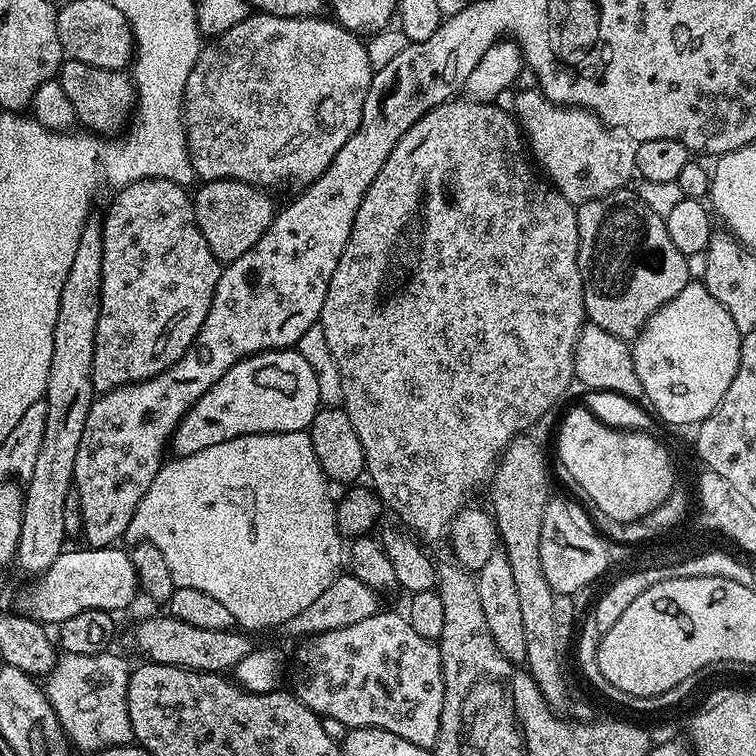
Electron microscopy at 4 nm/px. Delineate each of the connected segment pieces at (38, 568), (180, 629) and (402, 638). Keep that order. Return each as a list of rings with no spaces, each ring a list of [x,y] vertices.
[[[89,219],[84,225],[82,234],[78,238],[78,251],[74,253],[74,263],[70,265],[70,274],[66,274],[66,283],[62,286],[62,302],[58,306],[58,322],[54,322],[54,358],[50,358],[50,378],[46,382],[46,390],[42,403],[46,406],[46,422],[44,423],[44,433],[42,434],[42,446],[38,450],[38,459],[34,462],[34,474],[26,481],[24,488],[24,509],[22,510],[22,534],[18,538],[16,547],[15,563],[20,563],[20,568],[24,572],[29,572],[29,577],[35,578],[40,573],[45,572],[58,558],[60,553],[65,551],[66,527],[65,527],[65,503],[66,494],[74,486],[74,458],[78,458],[78,446],[82,442],[82,430],[86,430],[86,414],[90,414],[90,406],[94,399],[94,389],[92,386],[92,367],[94,366],[94,334],[98,330],[98,314],[100,313],[100,291],[102,290],[102,224],[99,219]]]
[[[171,614],[148,616],[132,632],[136,648],[156,664],[169,664],[172,668],[185,668],[188,672],[228,672],[250,654],[254,646],[249,633],[232,628],[203,628]]]
[[[381,610],[363,622],[354,622],[354,626],[317,632],[297,644],[296,661],[290,664],[290,688],[310,711],[321,718],[337,720],[345,729],[381,728],[417,746],[435,749],[444,701],[440,646],[418,634],[407,615]]]

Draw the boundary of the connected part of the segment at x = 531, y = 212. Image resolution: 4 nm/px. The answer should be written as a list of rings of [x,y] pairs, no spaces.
[[[453,98],[440,104],[436,108],[426,113],[390,150],[390,158],[386,158],[386,163],[382,165],[382,170],[378,170],[378,178],[370,182],[370,190],[362,198],[362,206],[358,206],[358,214],[354,214],[354,226],[350,230],[350,238],[346,242],[346,250],[342,250],[342,258],[338,258],[338,267],[334,270],[334,278],[330,278],[330,286],[326,290],[326,302],[322,302],[318,327],[322,334],[326,334],[326,346],[330,346],[330,354],[342,374],[342,394],[344,403],[342,405],[344,413],[350,418],[354,425],[354,434],[358,434],[358,442],[362,442],[364,451],[364,467],[367,479],[372,479],[371,487],[382,501],[383,507],[388,508],[397,516],[399,523],[405,529],[411,530],[425,545],[436,544],[440,539],[449,535],[452,519],[460,512],[461,508],[469,503],[468,495],[475,488],[480,488],[489,483],[492,473],[496,471],[496,464],[500,461],[501,454],[506,450],[506,446],[515,436],[527,433],[528,427],[535,420],[540,420],[556,403],[560,400],[560,395],[574,384],[574,350],[580,337],[580,331],[584,329],[586,317],[584,315],[584,283],[582,274],[578,266],[578,218],[576,217],[577,205],[570,203],[557,188],[552,187],[551,183],[534,167],[530,159],[529,149],[526,147],[525,137],[522,135],[516,117],[511,111],[499,108],[499,103],[483,104],[481,100],[471,98]]]

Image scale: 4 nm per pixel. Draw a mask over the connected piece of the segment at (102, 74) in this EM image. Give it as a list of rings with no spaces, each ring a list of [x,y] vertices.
[[[65,59],[60,66],[58,79],[62,94],[74,106],[77,121],[96,134],[120,134],[125,131],[134,111],[134,85],[127,71],[106,70],[86,62]]]

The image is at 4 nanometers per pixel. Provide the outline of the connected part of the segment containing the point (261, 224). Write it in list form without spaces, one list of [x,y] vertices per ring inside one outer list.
[[[205,180],[199,186],[192,196],[192,209],[198,230],[202,230],[202,238],[206,238],[206,246],[210,246],[214,258],[222,262],[242,258],[272,225],[278,211],[278,204],[272,201],[273,193],[237,180]]]

